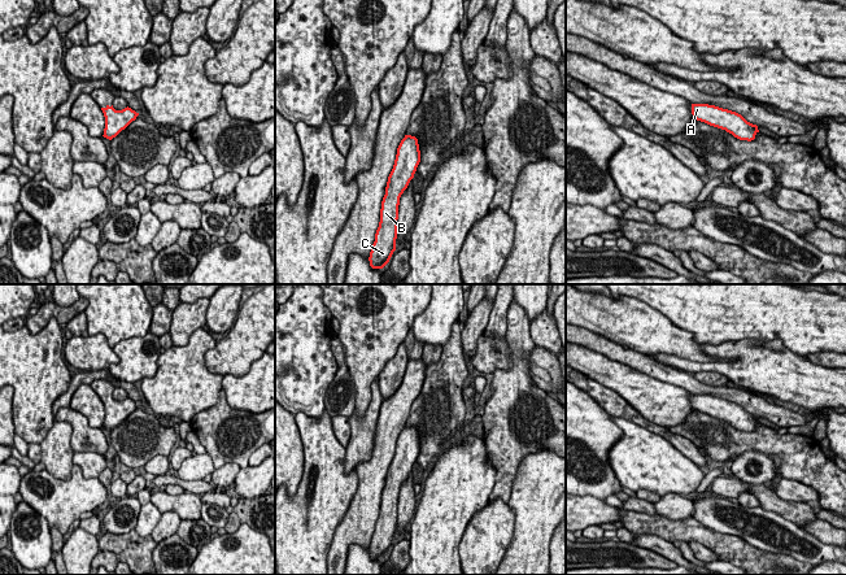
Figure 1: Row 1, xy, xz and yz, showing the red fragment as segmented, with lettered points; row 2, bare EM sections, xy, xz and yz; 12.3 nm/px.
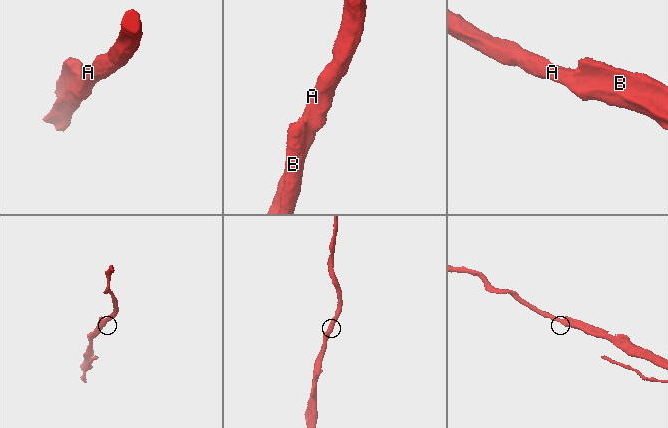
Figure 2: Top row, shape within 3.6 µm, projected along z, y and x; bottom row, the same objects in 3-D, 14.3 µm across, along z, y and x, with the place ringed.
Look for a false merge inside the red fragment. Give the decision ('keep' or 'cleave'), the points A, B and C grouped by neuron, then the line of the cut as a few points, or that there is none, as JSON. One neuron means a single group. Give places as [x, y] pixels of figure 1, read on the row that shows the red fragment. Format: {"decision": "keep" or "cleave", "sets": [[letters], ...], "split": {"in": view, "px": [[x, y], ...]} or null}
{"decision": "keep", "sets": [["A", "B", "C"]], "split": null}

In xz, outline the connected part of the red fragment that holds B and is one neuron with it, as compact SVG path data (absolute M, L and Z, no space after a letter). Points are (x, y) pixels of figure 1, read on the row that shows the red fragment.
M405 135L397 148L394 165L381 201L380 222L369 257L372 269L383 269L396 251L400 197L414 178L419 162L418 139Z

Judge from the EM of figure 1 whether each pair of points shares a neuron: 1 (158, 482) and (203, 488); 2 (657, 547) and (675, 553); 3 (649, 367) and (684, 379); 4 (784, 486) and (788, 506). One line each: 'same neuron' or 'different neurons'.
1: same neuron
2: same neuron
3: same neuron
4: different neurons

